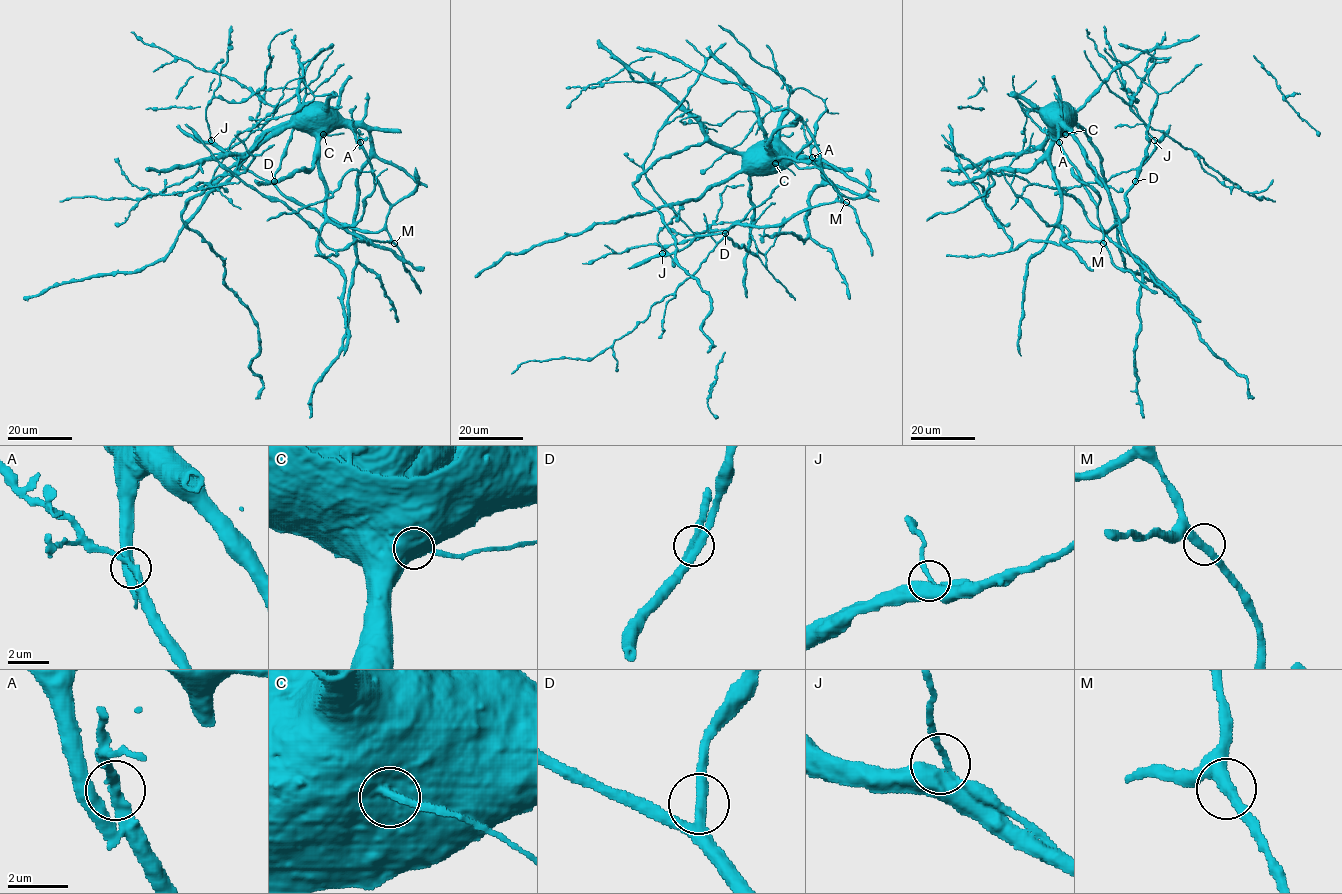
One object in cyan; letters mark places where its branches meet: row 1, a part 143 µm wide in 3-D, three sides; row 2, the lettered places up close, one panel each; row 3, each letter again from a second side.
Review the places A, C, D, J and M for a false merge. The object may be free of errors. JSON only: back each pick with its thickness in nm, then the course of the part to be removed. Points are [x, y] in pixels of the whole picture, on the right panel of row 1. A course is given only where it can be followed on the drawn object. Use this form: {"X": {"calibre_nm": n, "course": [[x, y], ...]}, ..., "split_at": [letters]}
{"A": {"calibre_nm": 320, "course": [[1059, 142], [1045, 133], [1020, 106]]}, "split_at": ["A"]}

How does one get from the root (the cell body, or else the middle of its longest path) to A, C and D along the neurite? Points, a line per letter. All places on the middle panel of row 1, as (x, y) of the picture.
A: (788, 153), (790, 150), (799, 156), (812, 158)
C: (788, 153), (788, 150), (775, 163)
D: (788, 153), (783, 147), (764, 148), (741, 170), (700, 197), (664, 202), (695, 234), (725, 233)

